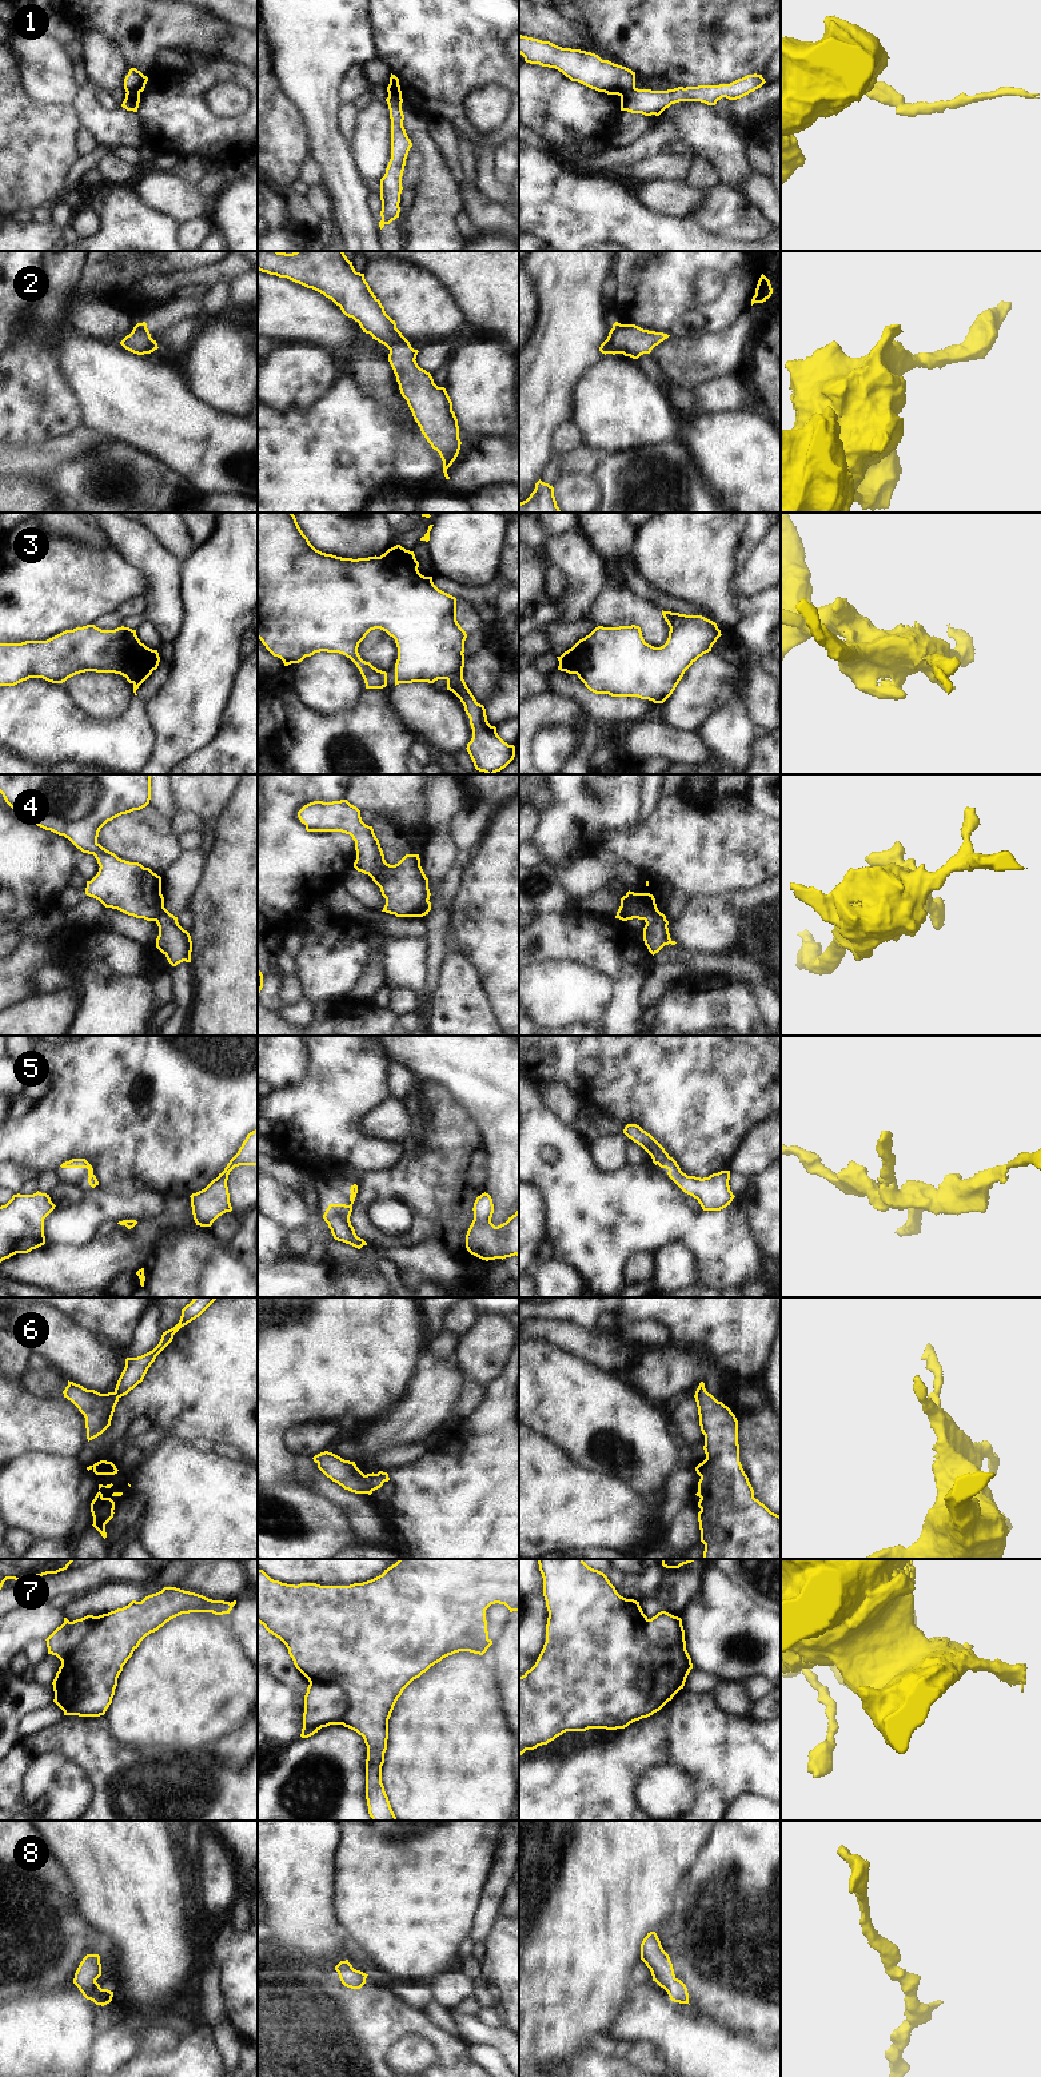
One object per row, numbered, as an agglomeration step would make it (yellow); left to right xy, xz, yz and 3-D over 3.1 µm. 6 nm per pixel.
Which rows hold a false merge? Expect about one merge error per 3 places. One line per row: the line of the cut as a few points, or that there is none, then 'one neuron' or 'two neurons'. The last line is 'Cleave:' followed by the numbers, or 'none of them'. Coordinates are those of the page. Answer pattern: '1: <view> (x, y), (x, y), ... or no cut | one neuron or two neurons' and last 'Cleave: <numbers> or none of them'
1: yz (635, 88), (621, 96) | two neurons
2: no cut | one neuron
3: xy (158, 662), (134, 684) | two neurons
4: yz (657, 909), (643, 919) | two neurons
5: no cut | one neuron
6: no cut | one neuron
7: xz (310, 1683), (334, 1683), (344, 1693), (347, 1711), (340, 1723) | two neurons
8: no cut | one neuron
Cleave: 1, 3, 4, 7

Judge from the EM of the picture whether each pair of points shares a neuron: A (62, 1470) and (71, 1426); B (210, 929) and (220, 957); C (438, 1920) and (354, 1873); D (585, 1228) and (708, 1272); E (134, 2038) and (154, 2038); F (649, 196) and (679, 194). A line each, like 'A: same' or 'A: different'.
A: different
B: same
C: same
D: same
E: different
F: same

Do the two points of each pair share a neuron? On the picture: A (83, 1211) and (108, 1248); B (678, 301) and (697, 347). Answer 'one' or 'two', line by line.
A: two
B: two

